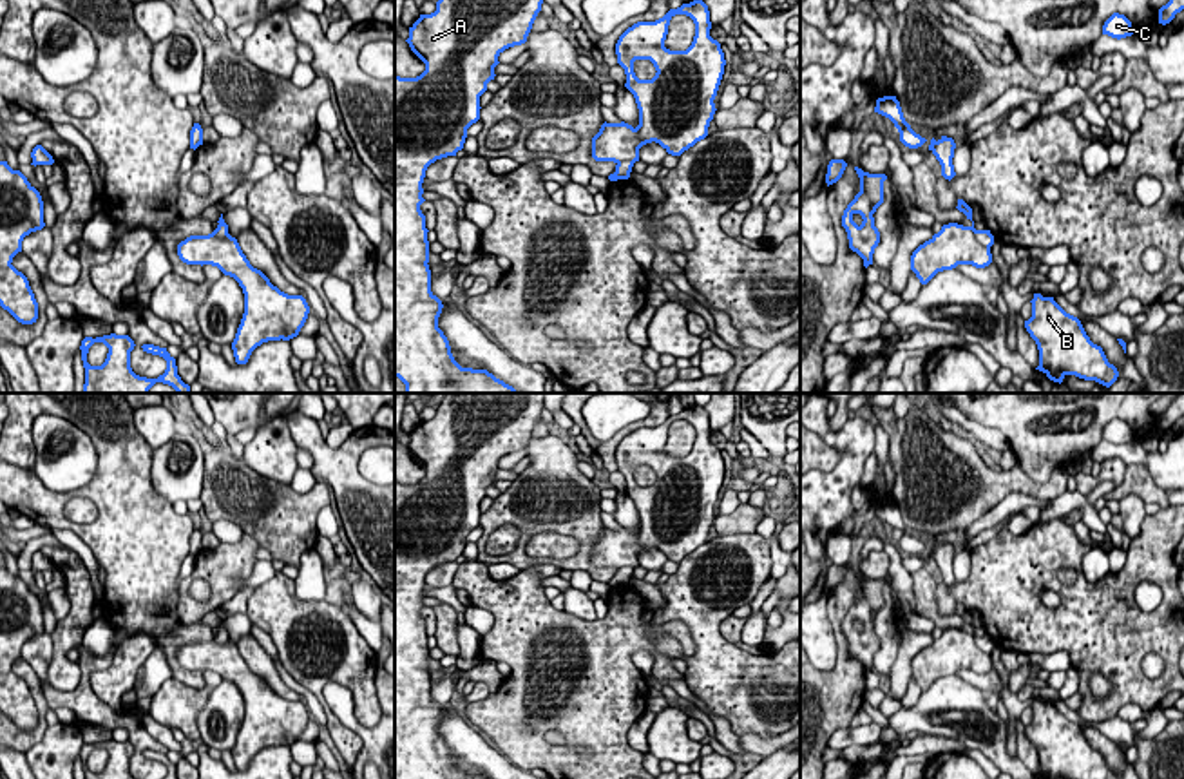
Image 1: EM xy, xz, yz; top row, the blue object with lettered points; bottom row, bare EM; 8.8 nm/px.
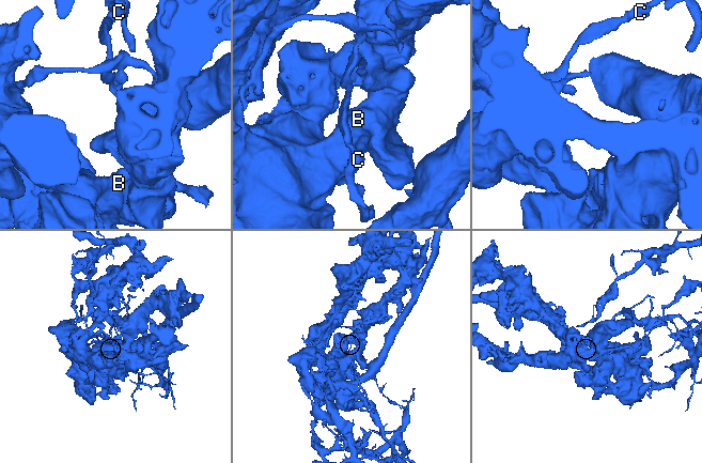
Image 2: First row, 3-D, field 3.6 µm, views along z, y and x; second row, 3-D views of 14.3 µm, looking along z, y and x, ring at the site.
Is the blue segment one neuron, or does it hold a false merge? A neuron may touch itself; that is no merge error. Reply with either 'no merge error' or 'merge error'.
merge error

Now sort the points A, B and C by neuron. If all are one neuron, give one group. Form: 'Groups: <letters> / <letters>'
Groups: A B / C

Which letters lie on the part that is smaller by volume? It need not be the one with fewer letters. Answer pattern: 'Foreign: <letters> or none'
Foreign: C

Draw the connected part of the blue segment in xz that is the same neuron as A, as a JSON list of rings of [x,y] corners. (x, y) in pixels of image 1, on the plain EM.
[[[445,393],[436,417],[420,420],[409,433],[406,446],[411,457],[425,469],[416,484],[395,480],[395,779],[489,779],[487,775],[462,774],[447,743],[438,734],[442,707],[431,697],[429,647],[425,621],[420,611],[425,576],[436,565],[456,562],[463,554],[467,534],[480,525],[480,502],[494,486],[498,462],[527,447],[532,429],[541,417],[545,393]]]

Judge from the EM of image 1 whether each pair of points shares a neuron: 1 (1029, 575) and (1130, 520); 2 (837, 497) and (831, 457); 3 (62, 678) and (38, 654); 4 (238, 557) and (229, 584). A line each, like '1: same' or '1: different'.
1: different
2: different
3: different
4: same

